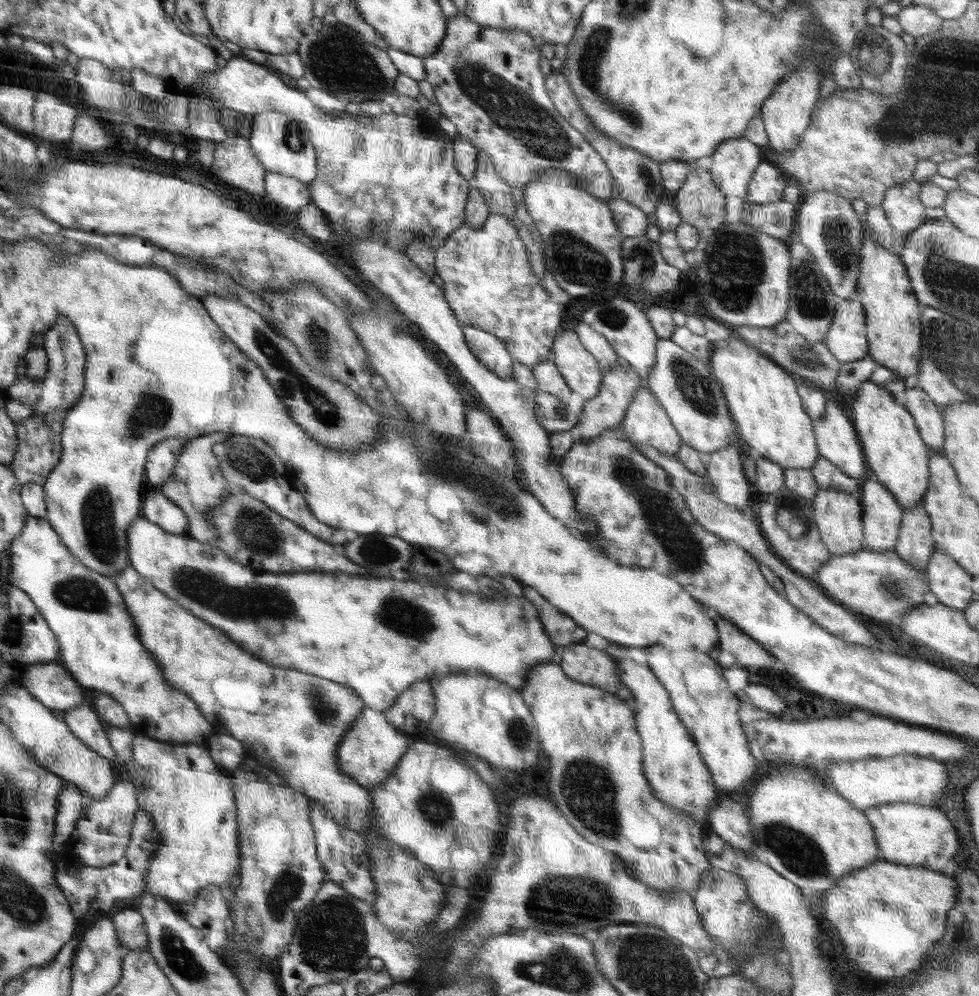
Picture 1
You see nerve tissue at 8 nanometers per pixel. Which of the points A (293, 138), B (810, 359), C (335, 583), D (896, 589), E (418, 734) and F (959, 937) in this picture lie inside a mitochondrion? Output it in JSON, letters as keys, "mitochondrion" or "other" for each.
{"A":"mitochondrion","B":"mitochondrion","C":"other","D":"mitochondrion","E":"other","F":"other"}

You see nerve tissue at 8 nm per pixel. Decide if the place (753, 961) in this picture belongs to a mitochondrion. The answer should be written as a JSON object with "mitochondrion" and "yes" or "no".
{"mitochondrion":"no"}

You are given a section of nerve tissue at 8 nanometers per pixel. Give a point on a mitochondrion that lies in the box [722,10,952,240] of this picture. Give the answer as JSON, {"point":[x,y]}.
{"point":[877,52]}

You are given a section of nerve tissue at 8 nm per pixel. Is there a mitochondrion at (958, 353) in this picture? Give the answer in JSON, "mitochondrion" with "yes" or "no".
{"mitochondrion":"yes"}

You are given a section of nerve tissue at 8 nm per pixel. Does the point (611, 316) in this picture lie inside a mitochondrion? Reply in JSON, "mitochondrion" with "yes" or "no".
{"mitochondrion":"yes"}

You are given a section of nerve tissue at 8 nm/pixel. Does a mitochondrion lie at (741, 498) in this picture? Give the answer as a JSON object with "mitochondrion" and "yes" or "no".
{"mitochondrion":"no"}

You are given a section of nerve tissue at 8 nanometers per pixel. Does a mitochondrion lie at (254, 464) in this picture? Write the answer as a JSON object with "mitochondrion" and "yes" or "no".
{"mitochondrion":"yes"}

